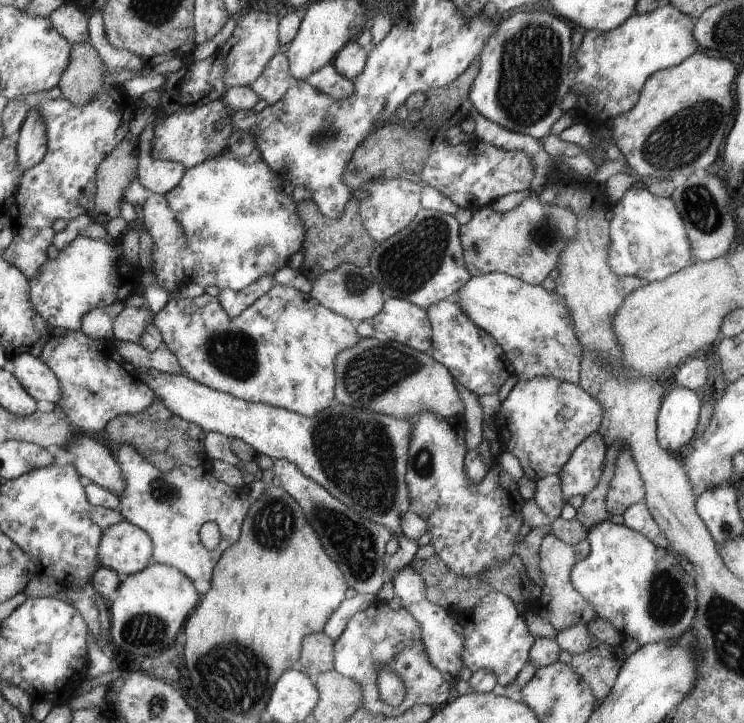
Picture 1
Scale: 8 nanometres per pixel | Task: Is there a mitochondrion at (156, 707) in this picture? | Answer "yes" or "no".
yes

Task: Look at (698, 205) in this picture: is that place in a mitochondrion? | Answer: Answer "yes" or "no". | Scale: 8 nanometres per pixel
yes

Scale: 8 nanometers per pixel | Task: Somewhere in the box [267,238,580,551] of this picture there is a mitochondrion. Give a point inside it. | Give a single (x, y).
(359, 458)

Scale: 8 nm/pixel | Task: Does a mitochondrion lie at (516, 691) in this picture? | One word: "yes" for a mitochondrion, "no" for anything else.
no

